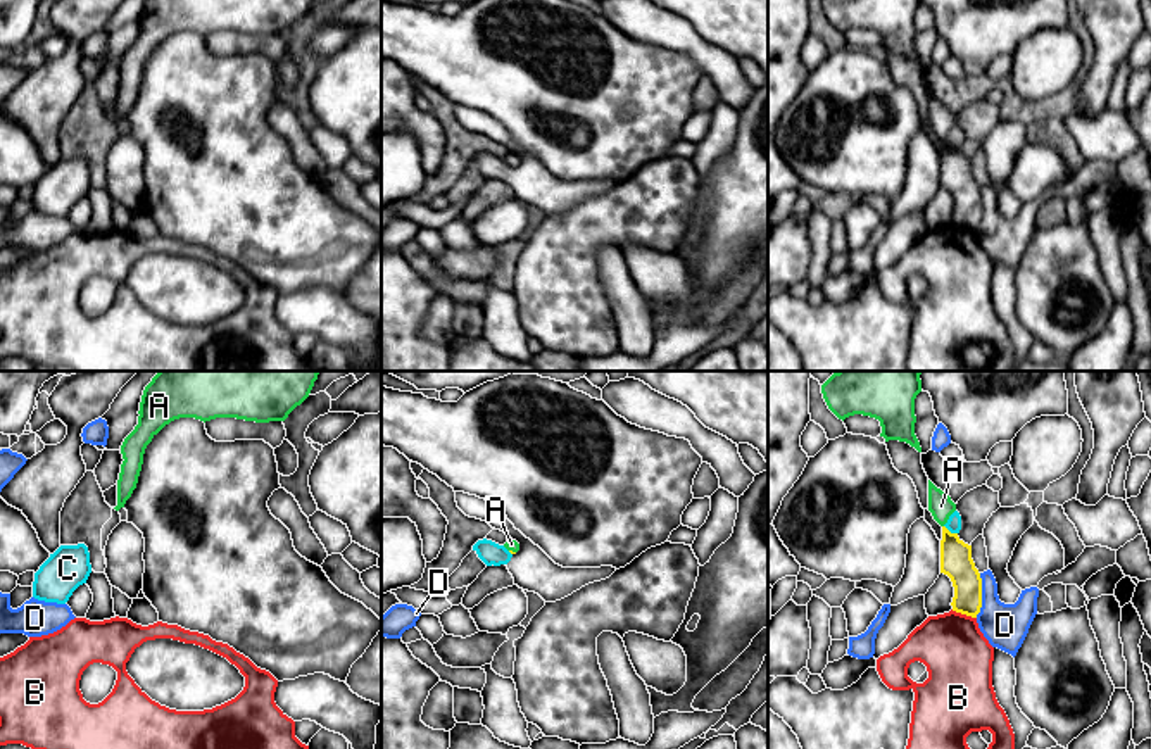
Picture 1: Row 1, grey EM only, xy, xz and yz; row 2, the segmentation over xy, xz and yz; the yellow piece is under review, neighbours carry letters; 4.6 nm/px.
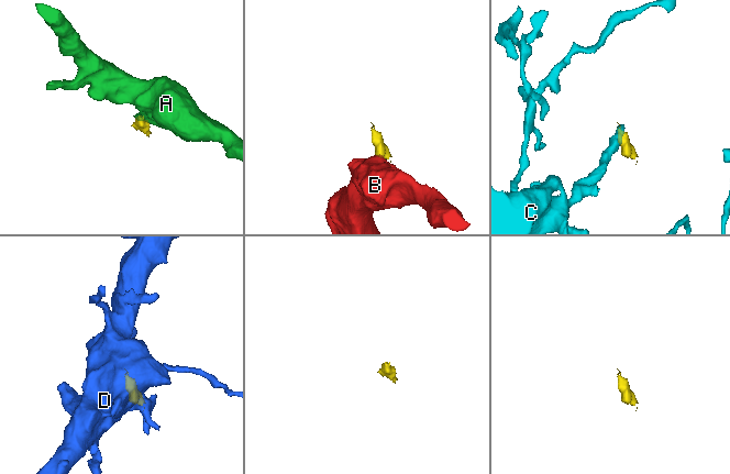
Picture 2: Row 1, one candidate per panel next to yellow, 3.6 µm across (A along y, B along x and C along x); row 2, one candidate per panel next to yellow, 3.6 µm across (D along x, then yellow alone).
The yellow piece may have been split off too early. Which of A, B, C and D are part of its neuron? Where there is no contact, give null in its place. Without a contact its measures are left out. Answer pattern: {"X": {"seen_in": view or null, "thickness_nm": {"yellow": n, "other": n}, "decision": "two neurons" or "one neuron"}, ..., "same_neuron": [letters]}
{"A": {"seen_in": "xz", "thickness_nm": {"yellow": 20, "other": 50}, "decision": "one neuron"}, "B": {"seen_in": "yz", "thickness_nm": {"yellow": 150, "other": 320}, "decision": "two neurons"}, "C": {"seen_in": "yz", "thickness_nm": {"yellow": 150, "other": 70}, "decision": "two neurons"}, "D": {"seen_in": "yz", "thickness_nm": {"yellow": 150, "other": 200}, "decision": "two neurons"}, "same_neuron": ["A"]}

